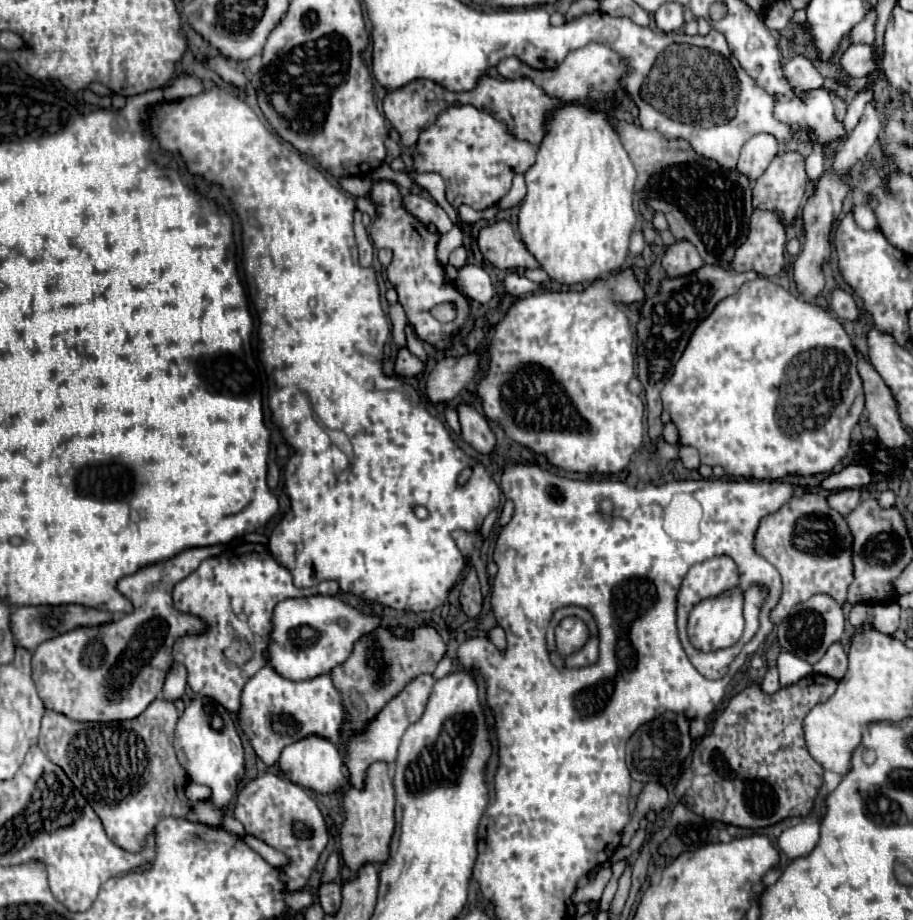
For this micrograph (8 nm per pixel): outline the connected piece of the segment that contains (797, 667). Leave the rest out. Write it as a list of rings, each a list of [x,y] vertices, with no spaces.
[[[784,651],[778,655],[778,671],[780,671],[780,685],[786,687],[786,685],[798,683],[806,675],[810,675],[812,665],[806,663],[804,659],[798,659],[796,655]]]

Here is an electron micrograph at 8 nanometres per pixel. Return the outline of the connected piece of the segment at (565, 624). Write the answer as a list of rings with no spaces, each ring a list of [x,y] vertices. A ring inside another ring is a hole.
[[[566,617],[556,627],[556,649],[558,655],[568,657],[574,651],[582,649],[588,641],[588,627],[578,617]]]

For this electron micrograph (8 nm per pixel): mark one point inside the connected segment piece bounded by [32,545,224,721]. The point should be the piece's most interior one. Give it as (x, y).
(111, 672)

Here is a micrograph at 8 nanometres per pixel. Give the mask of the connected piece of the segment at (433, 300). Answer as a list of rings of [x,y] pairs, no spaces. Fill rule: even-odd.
[[[381,180],[373,183],[370,192],[370,201],[378,207],[380,217],[370,227],[370,237],[376,247],[388,247],[392,249],[394,257],[392,263],[386,267],[388,279],[396,285],[398,301],[404,305],[410,325],[414,327],[416,335],[422,341],[428,341],[436,347],[446,347],[450,335],[468,319],[470,305],[466,297],[454,287],[442,285],[442,265],[436,259],[436,245],[440,241],[440,235],[432,235],[424,225],[420,225],[410,213],[406,213],[402,205],[402,197],[398,193],[395,183]],[[440,303],[454,303],[456,305],[456,319],[450,323],[440,323],[430,315],[430,309]]]

